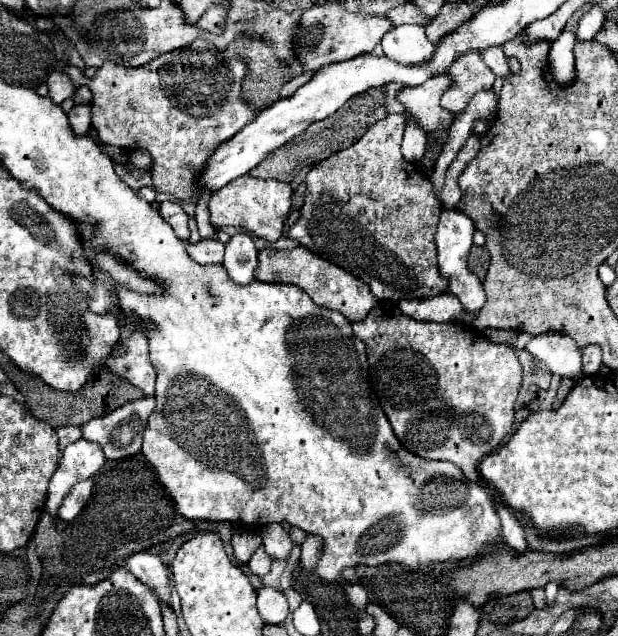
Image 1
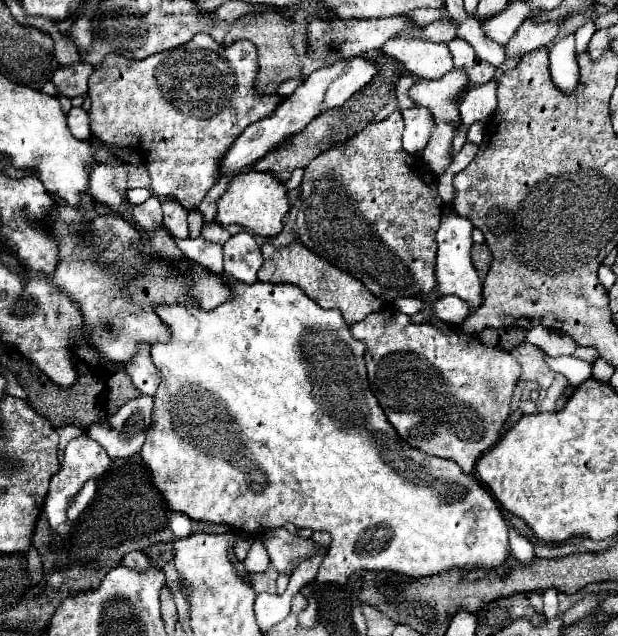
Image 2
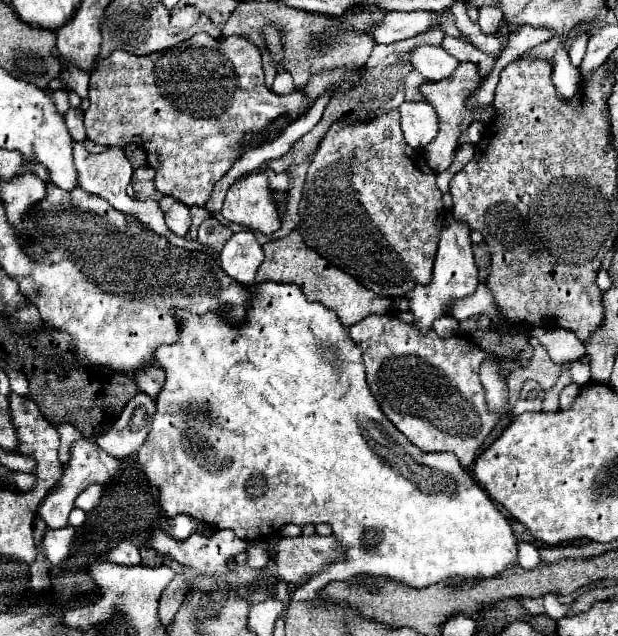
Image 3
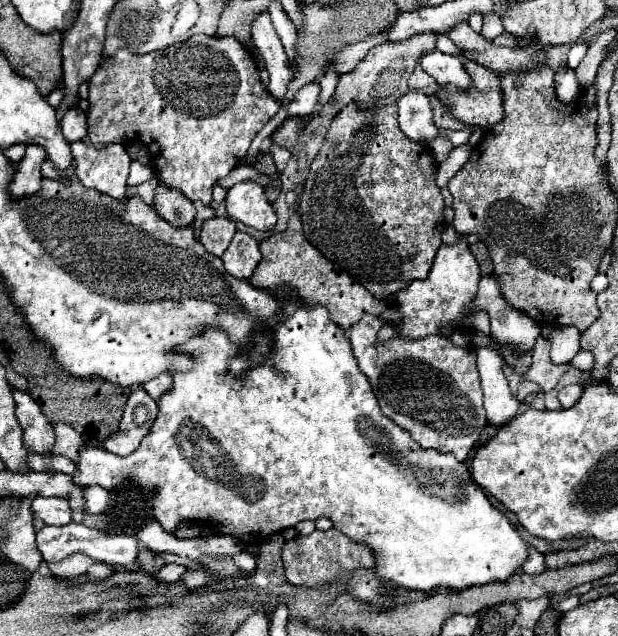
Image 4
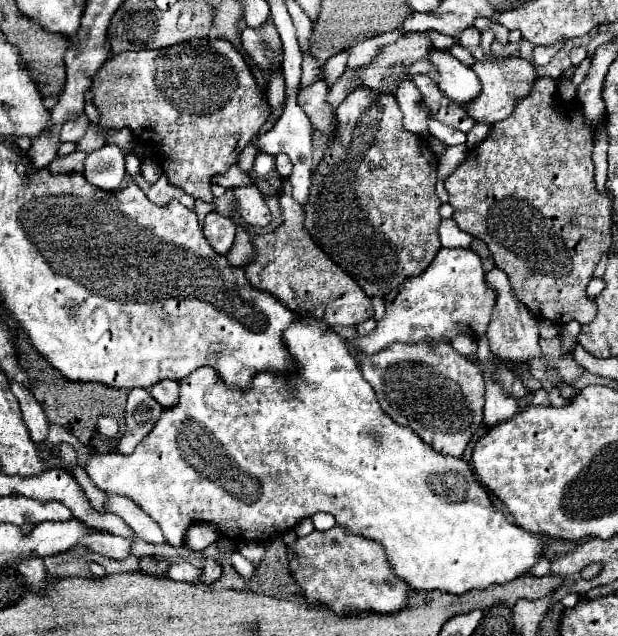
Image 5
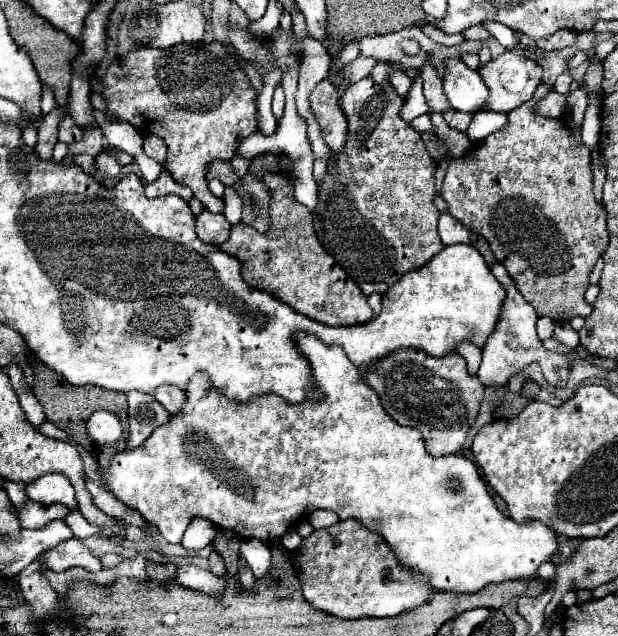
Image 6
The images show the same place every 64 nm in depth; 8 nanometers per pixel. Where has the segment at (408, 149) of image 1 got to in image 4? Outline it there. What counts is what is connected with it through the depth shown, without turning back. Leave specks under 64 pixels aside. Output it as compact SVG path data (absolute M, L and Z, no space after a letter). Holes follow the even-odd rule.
M408 90L396 104L400 114L400 130L408 138L416 142L430 142L438 136L438 128L432 120L432 108L424 94L418 90Z

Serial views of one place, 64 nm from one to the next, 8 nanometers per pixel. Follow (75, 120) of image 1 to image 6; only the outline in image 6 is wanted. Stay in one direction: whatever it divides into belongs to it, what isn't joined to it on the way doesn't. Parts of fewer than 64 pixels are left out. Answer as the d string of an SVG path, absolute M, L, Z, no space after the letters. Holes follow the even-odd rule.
M64 116L62 122L58 124L58 140L60 142L78 142L82 138L82 128L70 118L70 116Z

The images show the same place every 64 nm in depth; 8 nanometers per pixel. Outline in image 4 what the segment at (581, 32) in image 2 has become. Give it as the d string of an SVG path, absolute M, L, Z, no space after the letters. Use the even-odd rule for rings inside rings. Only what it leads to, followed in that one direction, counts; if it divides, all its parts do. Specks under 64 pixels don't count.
M574 44L570 48L570 52L568 52L568 66L570 68L576 68L582 62L584 54L586 54L586 44Z

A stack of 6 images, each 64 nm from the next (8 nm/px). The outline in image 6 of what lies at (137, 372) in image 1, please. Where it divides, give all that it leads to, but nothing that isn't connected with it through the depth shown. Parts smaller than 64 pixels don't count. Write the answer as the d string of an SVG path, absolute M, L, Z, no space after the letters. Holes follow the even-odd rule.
M162 386L162 388L158 388L158 392L154 392L154 396L156 396L156 400L170 412L170 414L176 414L182 406L184 406L184 396L186 394L182 394L182 390L178 390L178 388L166 388L166 386Z

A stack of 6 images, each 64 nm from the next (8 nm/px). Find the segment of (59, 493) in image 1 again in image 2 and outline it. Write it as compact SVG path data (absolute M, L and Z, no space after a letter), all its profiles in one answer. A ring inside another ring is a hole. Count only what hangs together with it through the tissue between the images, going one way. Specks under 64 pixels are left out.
M86 432L78 438L74 438L66 450L64 450L64 462L60 466L60 472L52 478L50 482L50 490L48 490L48 496L44 500L44 514L48 518L48 524L52 530L56 530L60 524L64 524L68 518L66 518L66 510L70 506L70 502L74 500L74 496L78 494L78 490L82 490L82 486L94 478L94 480L100 480L112 466L112 460L108 458L108 454L104 452L104 448L94 442Z

